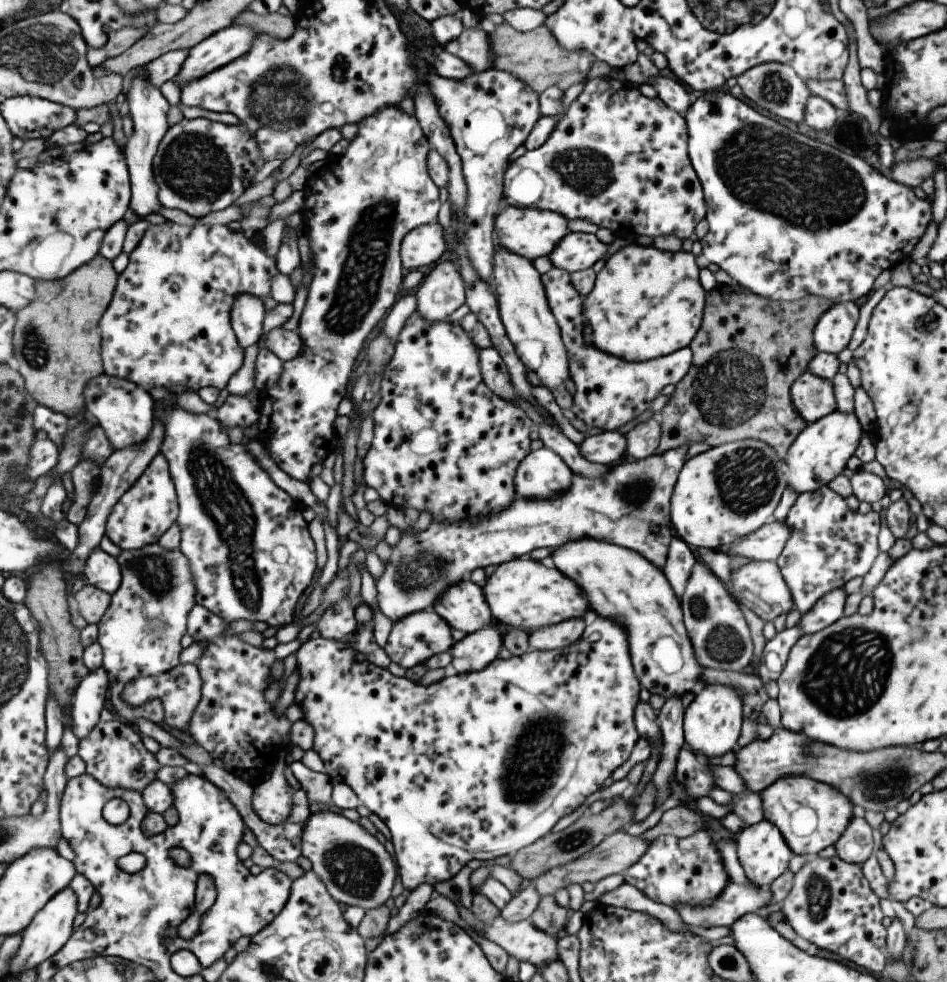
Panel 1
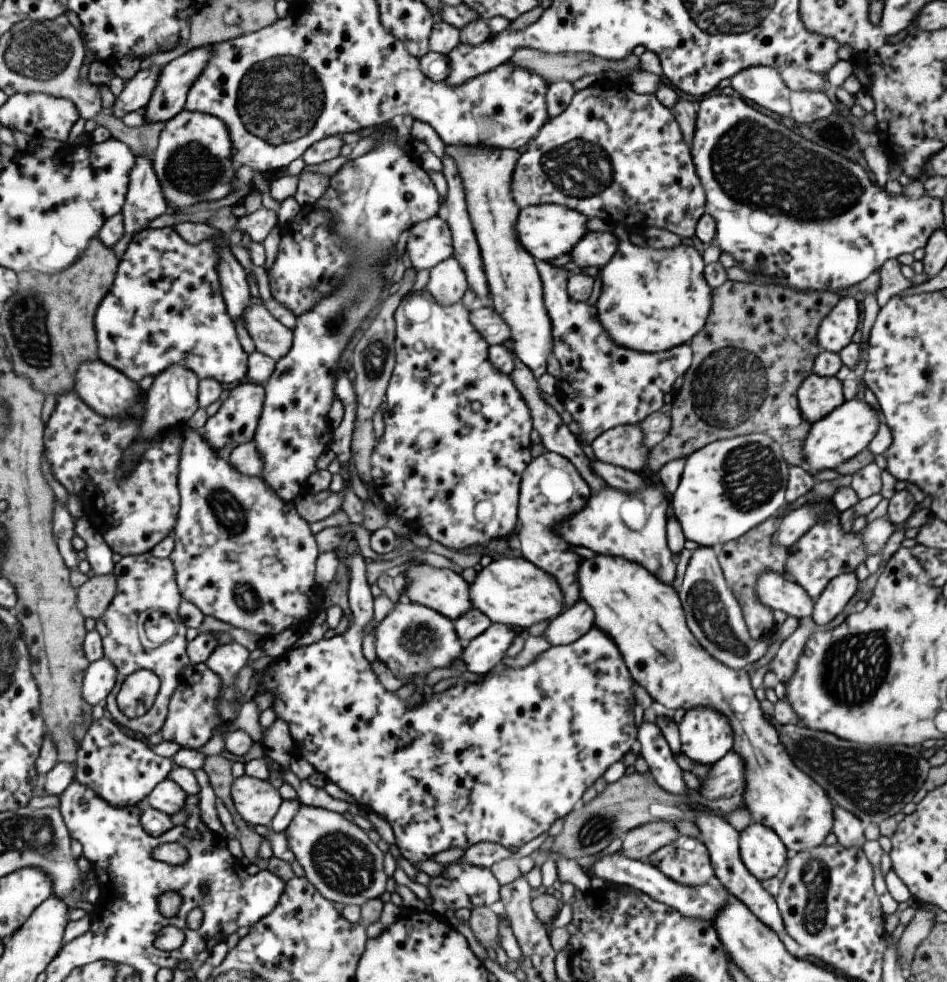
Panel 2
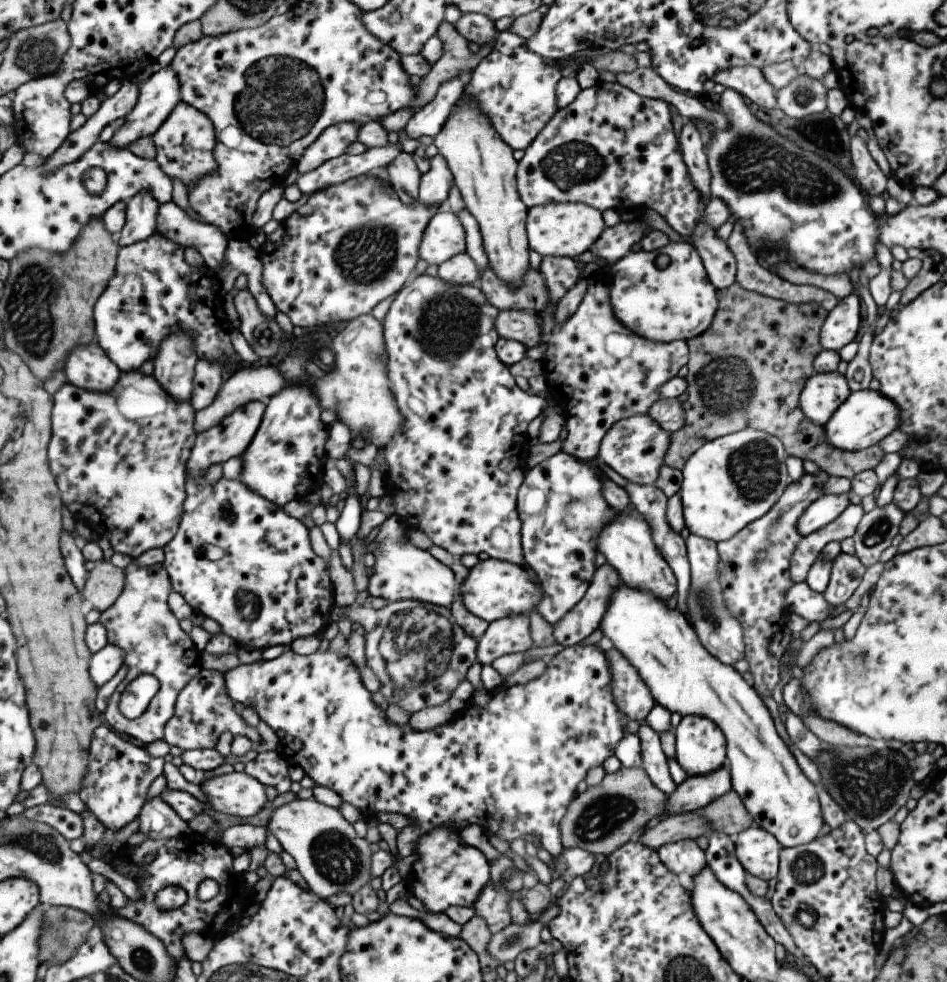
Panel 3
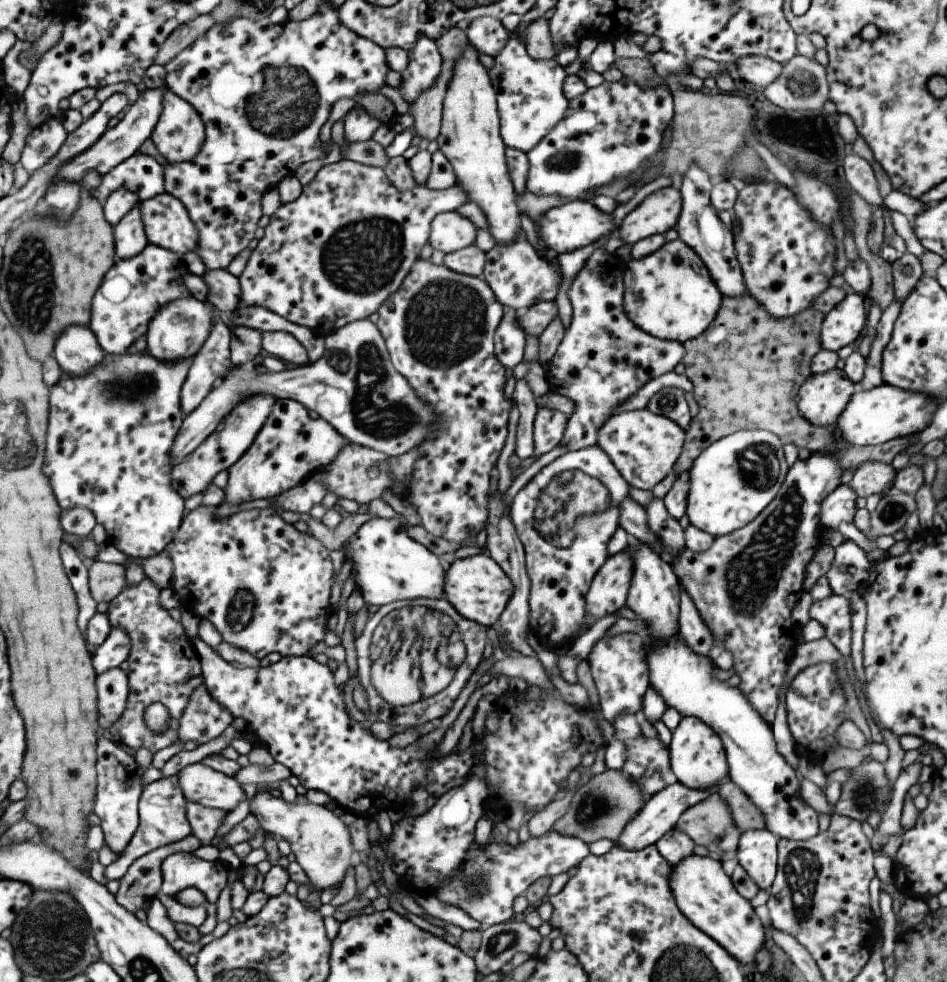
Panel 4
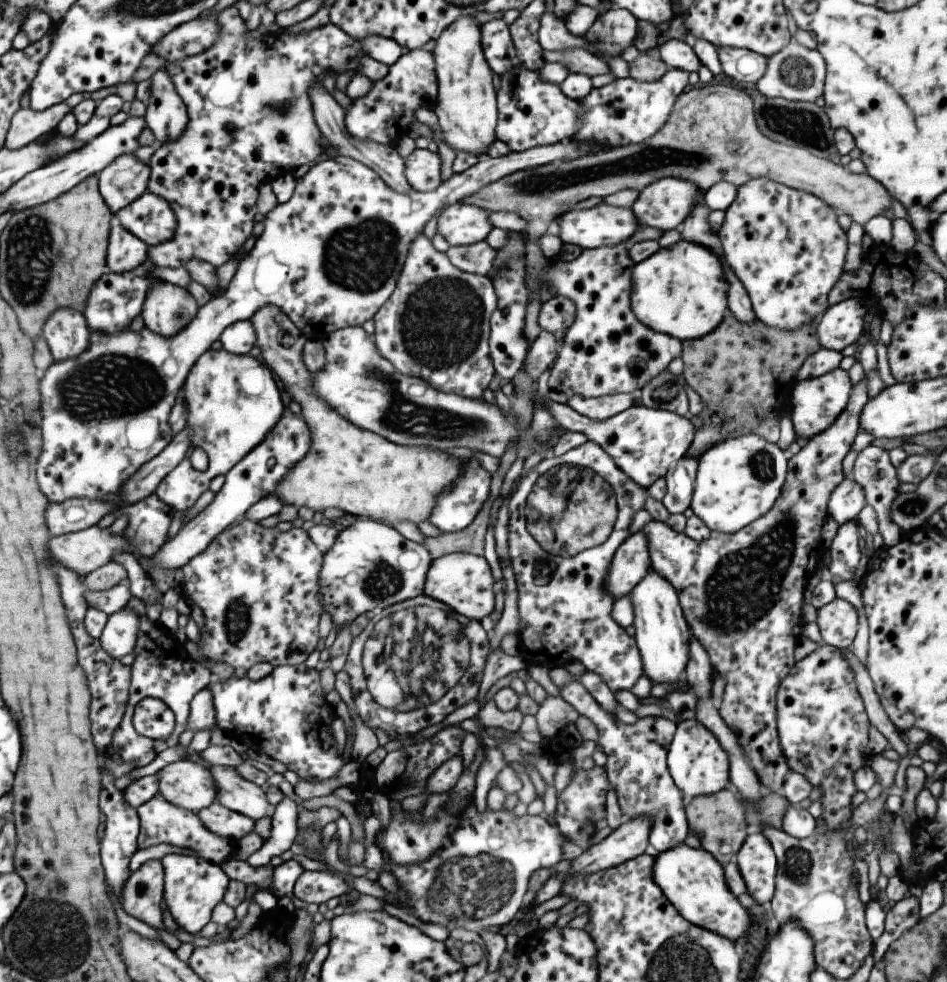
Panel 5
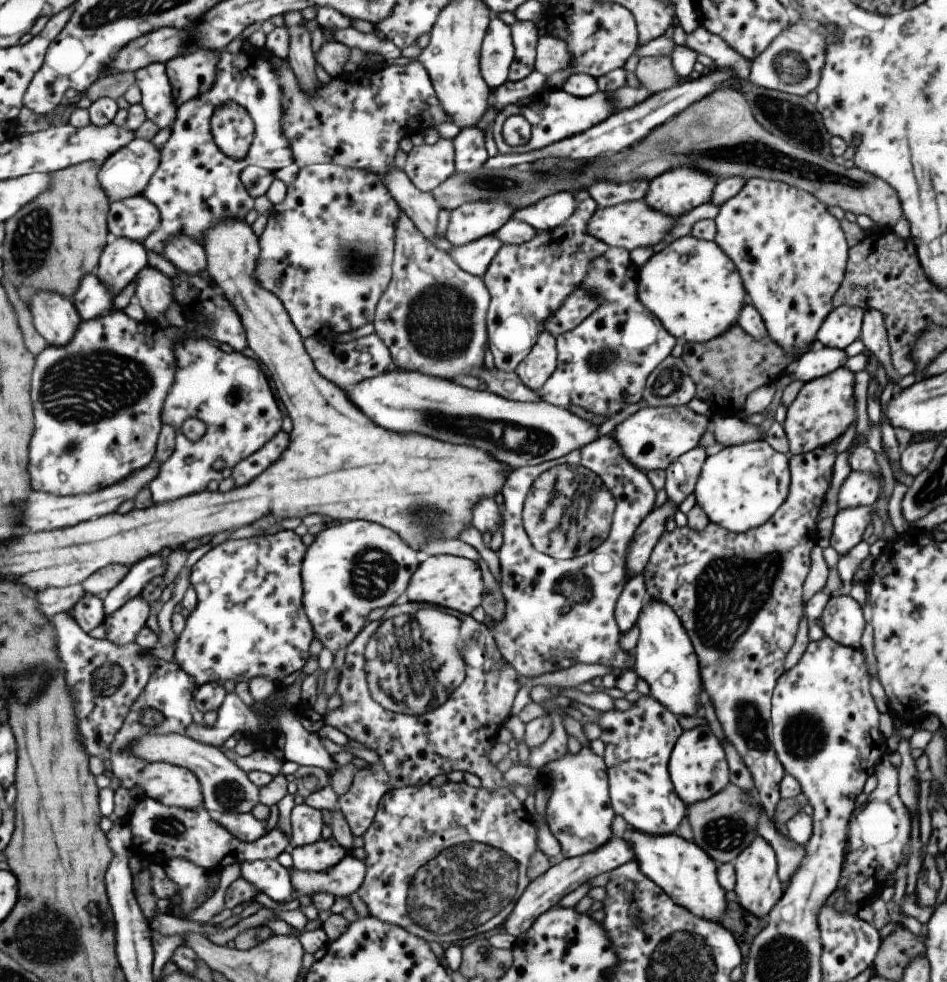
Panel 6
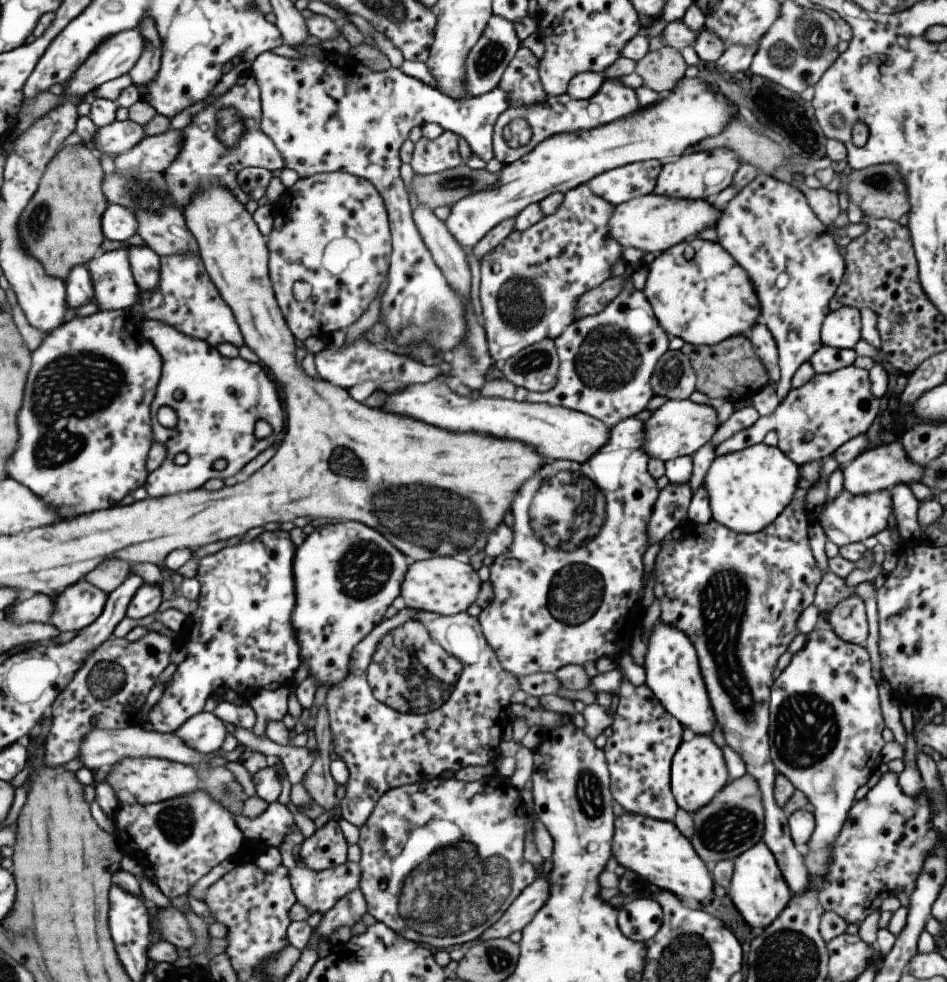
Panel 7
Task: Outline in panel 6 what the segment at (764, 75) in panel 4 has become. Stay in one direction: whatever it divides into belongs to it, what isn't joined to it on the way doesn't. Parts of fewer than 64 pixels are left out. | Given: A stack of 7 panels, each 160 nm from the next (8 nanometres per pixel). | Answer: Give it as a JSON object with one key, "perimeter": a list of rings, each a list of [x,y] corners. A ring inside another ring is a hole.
{"perimeter":[[[697,25],[692,33],[685,34],[684,45],[697,54],[705,54],[712,60],[712,66],[729,67],[739,78],[748,78],[750,62],[730,49],[718,36],[706,31],[701,25]]]}

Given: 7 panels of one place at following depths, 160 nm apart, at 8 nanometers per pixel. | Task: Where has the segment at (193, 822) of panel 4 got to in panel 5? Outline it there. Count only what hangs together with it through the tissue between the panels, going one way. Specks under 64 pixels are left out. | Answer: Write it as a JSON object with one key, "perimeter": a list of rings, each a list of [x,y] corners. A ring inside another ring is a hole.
{"perimeter":[[[213,802],[208,807],[198,810],[196,815],[208,831],[223,838],[238,840],[254,830],[254,820],[227,810],[218,802]]]}

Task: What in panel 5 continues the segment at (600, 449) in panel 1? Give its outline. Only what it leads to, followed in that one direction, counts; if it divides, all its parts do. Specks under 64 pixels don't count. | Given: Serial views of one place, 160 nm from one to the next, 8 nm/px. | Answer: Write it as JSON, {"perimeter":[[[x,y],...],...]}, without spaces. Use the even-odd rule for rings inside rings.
{"perimeter":[[[533,393],[530,400],[542,403],[563,432],[581,432],[587,441],[596,442],[621,472],[644,489],[658,478],[663,478],[667,470],[686,454],[695,430],[689,419],[683,416],[666,410],[653,410],[641,404],[631,405],[605,420],[594,421],[575,412],[563,399],[540,397]]]}

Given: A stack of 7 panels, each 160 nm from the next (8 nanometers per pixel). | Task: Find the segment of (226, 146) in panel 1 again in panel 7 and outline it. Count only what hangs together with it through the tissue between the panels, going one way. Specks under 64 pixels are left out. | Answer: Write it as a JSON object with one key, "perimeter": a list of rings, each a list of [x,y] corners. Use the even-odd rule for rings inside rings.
{"perimeter":[[[153,19],[143,20],[135,29],[142,37],[142,49],[128,75],[133,85],[146,86],[156,75],[160,65],[160,38]]]}

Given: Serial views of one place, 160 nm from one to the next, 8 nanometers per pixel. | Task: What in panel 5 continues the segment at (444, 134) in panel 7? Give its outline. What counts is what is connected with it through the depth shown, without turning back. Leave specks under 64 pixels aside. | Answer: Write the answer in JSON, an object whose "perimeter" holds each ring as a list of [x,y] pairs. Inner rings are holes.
{"perimeter":[[[413,149],[404,159],[404,175],[413,191],[431,192],[440,184],[439,156],[428,149]]]}

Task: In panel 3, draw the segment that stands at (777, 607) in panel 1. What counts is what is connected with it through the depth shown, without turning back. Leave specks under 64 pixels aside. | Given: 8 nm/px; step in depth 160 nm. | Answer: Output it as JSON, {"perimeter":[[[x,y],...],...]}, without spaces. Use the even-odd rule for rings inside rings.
{"perimeter":[[[804,582],[793,583],[785,592],[784,601],[788,610],[805,618],[808,623],[819,623],[833,612],[823,595],[813,592]]]}

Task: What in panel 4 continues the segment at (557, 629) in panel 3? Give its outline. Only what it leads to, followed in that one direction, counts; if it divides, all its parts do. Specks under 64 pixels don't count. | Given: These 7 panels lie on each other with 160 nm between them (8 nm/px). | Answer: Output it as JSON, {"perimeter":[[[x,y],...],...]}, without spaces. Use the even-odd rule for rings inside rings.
{"perimeter":[[[623,550],[608,556],[599,567],[586,592],[586,628],[598,618],[615,613],[625,606],[632,570],[632,556]]]}

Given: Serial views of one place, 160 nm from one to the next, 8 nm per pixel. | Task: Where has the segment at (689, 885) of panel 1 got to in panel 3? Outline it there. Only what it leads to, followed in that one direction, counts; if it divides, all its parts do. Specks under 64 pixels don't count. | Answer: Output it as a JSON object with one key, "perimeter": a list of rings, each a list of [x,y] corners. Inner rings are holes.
{"perimeter":[[[691,839],[665,843],[656,848],[659,860],[669,871],[693,878],[705,865],[704,852]]]}

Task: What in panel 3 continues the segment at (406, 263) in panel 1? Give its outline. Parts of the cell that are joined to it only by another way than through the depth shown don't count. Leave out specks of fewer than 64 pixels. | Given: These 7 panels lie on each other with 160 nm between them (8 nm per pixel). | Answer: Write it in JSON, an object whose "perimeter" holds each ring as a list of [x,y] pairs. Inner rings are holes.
{"perimeter":[[[443,208],[435,213],[424,228],[418,258],[430,264],[441,264],[454,254],[463,253],[464,230],[457,215]]]}

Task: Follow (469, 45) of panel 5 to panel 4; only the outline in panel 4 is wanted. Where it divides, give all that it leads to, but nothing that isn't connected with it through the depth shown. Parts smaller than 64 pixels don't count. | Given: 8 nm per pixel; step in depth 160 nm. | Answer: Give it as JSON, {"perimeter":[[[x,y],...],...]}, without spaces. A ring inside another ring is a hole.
{"perimeter":[[[467,42],[461,54],[454,60],[451,76],[446,84],[442,100],[440,129],[436,138],[438,151],[445,156],[453,167],[456,183],[468,196],[468,201],[481,207],[488,222],[487,231],[500,245],[512,243],[516,234],[521,231],[519,211],[516,207],[516,196],[503,159],[505,146],[500,137],[499,116],[496,109],[496,94],[491,86],[487,70],[479,63],[478,52]]]}

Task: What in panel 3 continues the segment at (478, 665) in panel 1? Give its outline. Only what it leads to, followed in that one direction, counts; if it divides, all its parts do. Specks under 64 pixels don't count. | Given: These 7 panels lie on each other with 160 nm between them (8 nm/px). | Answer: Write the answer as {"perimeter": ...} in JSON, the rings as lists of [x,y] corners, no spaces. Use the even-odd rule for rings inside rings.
{"perimeter":[[[511,615],[492,623],[477,639],[476,660],[479,664],[491,664],[503,655],[525,654],[532,647],[528,617]]]}

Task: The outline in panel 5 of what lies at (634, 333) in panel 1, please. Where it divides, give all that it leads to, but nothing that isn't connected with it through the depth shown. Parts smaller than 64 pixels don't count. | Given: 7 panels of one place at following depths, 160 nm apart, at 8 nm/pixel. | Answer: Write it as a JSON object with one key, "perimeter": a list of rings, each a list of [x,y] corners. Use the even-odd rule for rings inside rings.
{"perimeter":[[[680,238],[668,247],[659,247],[651,256],[631,269],[630,307],[635,318],[647,328],[675,337],[679,341],[695,340],[709,334],[727,314],[728,284],[720,258],[705,246]]]}

